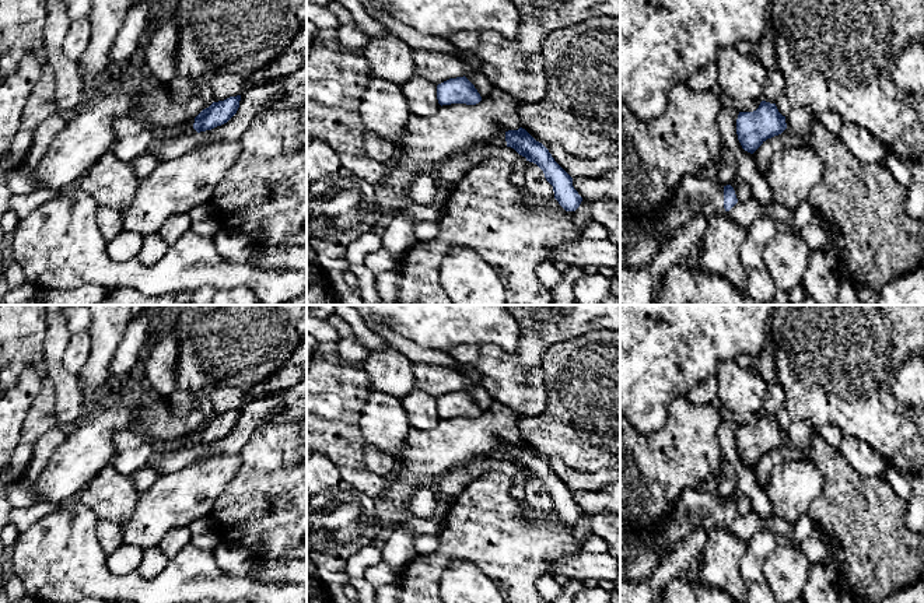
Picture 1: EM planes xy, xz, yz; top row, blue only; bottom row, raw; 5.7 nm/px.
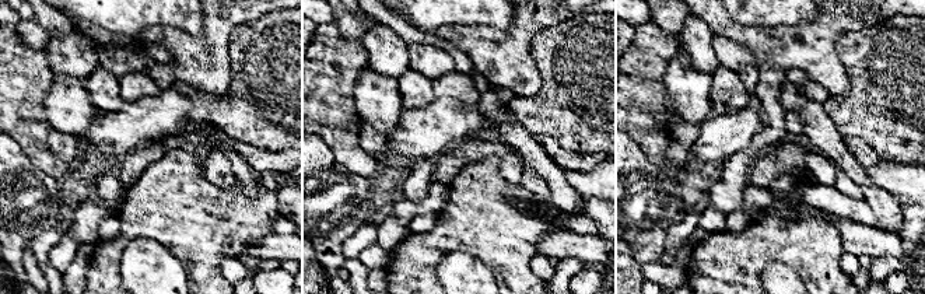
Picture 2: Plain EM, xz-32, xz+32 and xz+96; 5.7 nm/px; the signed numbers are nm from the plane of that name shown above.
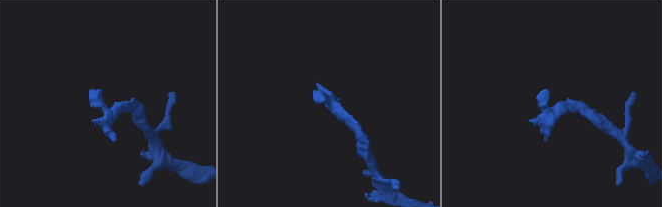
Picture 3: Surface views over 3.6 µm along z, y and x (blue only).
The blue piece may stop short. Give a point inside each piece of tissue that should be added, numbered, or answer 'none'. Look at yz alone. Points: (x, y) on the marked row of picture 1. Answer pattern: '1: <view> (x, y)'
1: yz (643, 237)

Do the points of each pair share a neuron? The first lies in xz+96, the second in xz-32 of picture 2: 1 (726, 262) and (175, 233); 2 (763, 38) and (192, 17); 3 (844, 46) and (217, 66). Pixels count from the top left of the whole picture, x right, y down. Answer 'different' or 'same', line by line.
1: same
2: different
3: different

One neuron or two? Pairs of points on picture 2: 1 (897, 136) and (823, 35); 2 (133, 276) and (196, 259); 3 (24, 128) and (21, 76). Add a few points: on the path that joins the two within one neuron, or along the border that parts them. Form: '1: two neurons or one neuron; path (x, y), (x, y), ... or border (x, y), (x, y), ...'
1: two neurons; border (858, 28), (850, 28), (836, 42), (850, 84)
2: two neurons; border (157, 242), (163, 244), (182, 262), (189, 279)
3: one neuron; path (23, 115), (21, 88)

